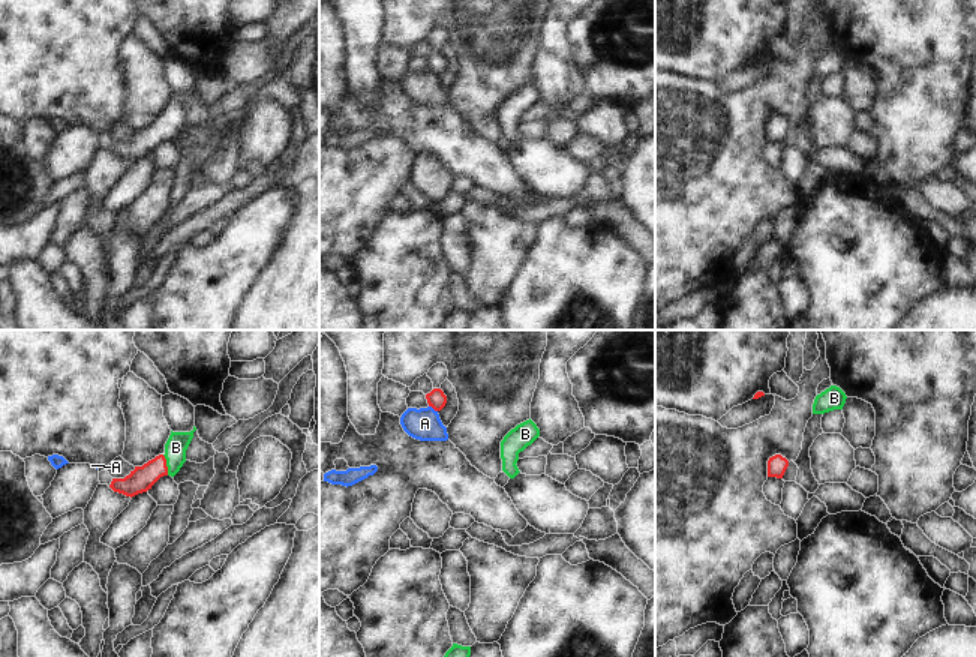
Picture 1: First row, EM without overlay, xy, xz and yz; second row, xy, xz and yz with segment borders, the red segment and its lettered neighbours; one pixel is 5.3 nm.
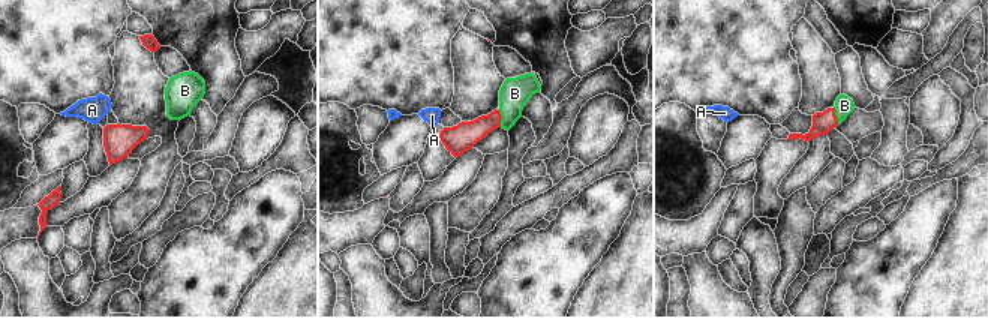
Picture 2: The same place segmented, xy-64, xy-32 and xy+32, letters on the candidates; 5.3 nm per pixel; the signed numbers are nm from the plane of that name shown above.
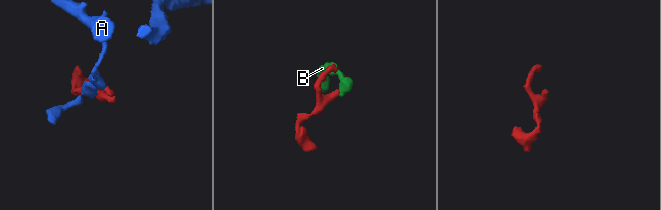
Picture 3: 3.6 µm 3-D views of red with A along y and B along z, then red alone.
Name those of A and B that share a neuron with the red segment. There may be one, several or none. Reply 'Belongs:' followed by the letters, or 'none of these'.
Belongs: B

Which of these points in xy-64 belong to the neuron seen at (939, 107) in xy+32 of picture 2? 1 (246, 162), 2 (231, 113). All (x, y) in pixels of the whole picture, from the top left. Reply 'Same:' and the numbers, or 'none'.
Same: 1

